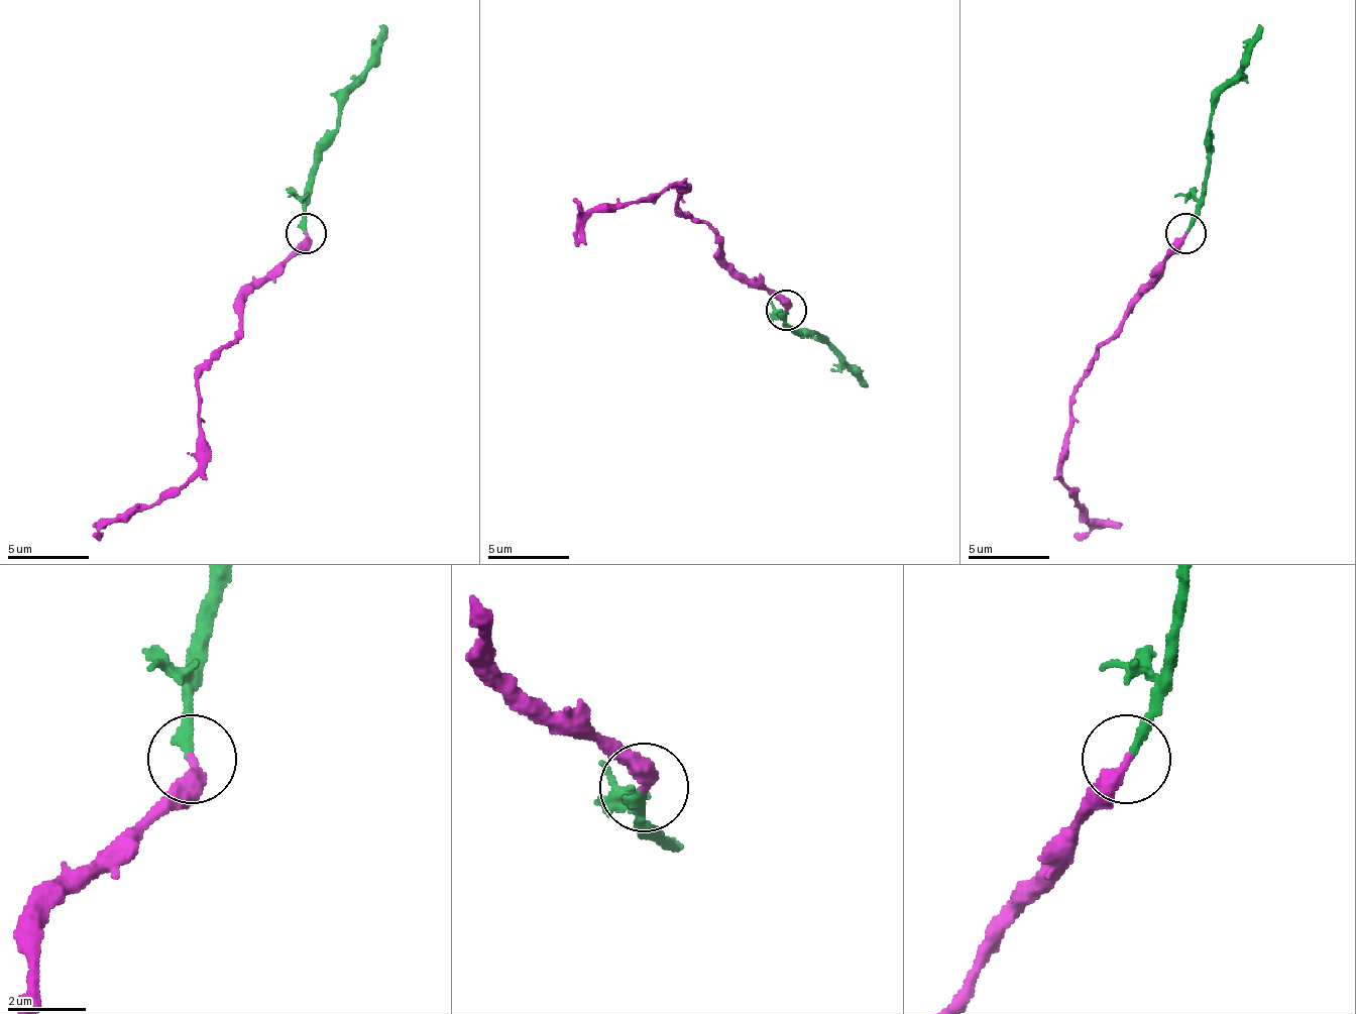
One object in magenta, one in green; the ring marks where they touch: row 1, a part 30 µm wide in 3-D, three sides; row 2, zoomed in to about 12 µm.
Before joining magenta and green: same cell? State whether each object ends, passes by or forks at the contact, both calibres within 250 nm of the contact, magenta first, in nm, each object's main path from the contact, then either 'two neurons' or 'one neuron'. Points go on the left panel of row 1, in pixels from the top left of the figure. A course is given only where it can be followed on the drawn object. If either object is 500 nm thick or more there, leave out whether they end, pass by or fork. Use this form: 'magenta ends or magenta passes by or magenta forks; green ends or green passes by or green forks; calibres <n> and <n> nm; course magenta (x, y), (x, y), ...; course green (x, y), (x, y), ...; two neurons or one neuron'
magenta ends; green ends; calibres 400 and 260 nm; course magenta (307, 234), (246, 300), (242, 332), (197, 380), (197, 470), (148, 506), (124, 511), (107, 523), (95, 523); course green (307, 230), (315, 144), (335, 124), (339, 96), (363, 72), (372, 39), (384, 22); one neuron

